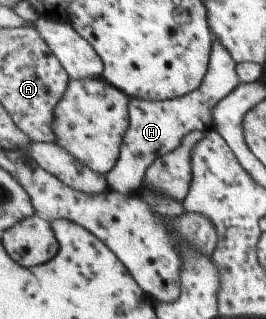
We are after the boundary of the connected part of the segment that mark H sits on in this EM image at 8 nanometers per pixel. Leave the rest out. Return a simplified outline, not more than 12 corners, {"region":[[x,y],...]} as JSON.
{"region":[[214,41],[201,87],[171,100],[133,98],[120,161],[106,179],[142,190],[149,167],[189,133],[214,129],[213,111],[242,84]]}

